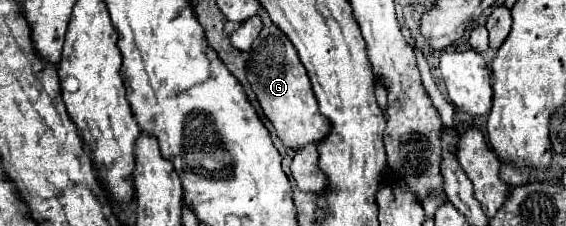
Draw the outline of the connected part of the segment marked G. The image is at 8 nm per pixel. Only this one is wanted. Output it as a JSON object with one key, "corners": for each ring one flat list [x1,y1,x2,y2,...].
{"corners":[[277,25,265,27,253,41,247,61,247,81,251,83,265,117,273,123,287,149,301,149,311,141,317,143,329,133,329,121,319,113,307,71,301,65,293,43]]}

